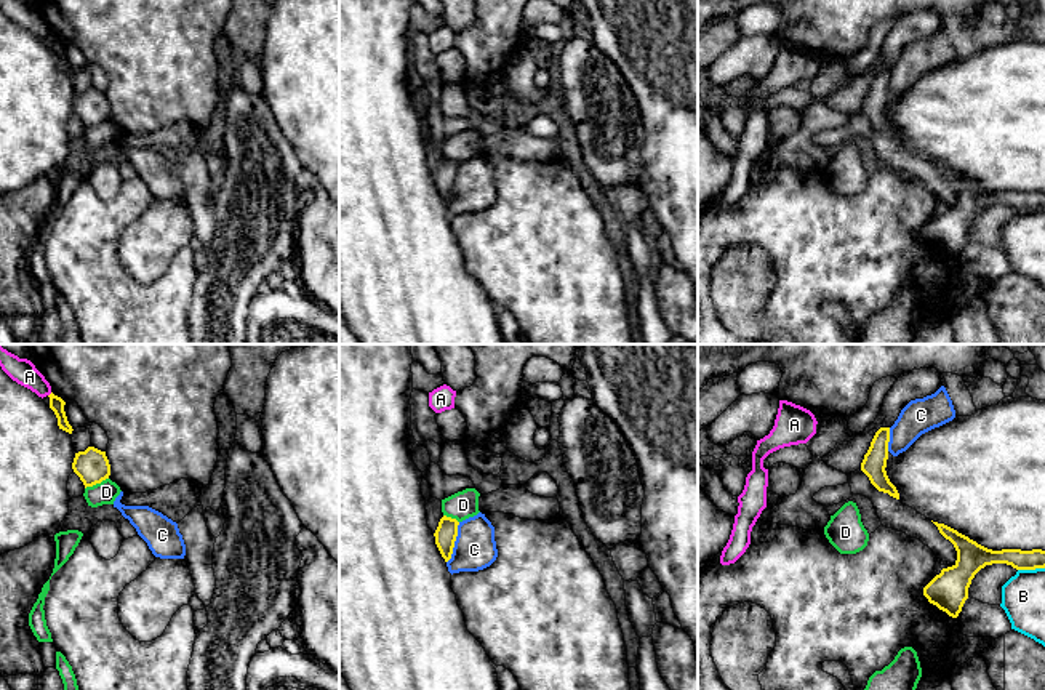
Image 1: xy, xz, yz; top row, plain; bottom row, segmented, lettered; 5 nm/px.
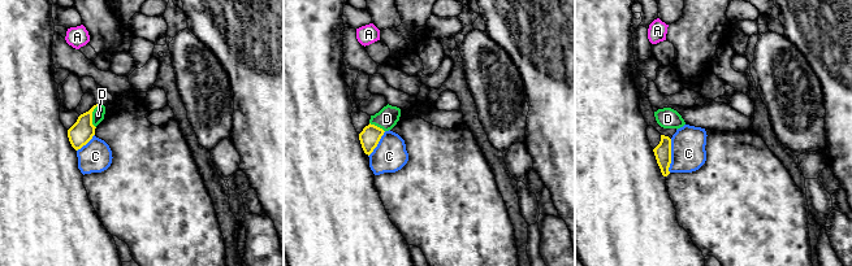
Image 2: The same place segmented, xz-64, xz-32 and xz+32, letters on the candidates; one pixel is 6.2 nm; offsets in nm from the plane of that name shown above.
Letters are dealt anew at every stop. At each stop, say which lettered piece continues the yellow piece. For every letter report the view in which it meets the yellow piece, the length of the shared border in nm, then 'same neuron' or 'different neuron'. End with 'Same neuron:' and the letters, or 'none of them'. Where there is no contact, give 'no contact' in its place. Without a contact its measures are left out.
A: xy | 30 nm | different neuron
B: yz | 140 nm | different neuron
C: xz | 220 nm | different neuron
D: xy | 130 nm | different neuron
Same neuron: none of them

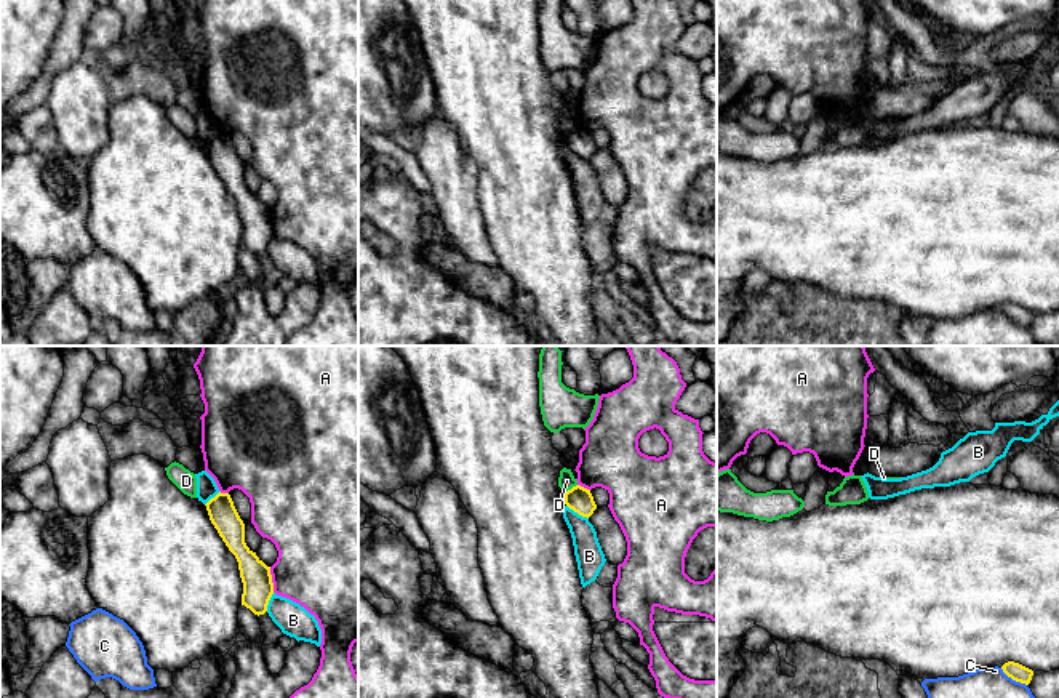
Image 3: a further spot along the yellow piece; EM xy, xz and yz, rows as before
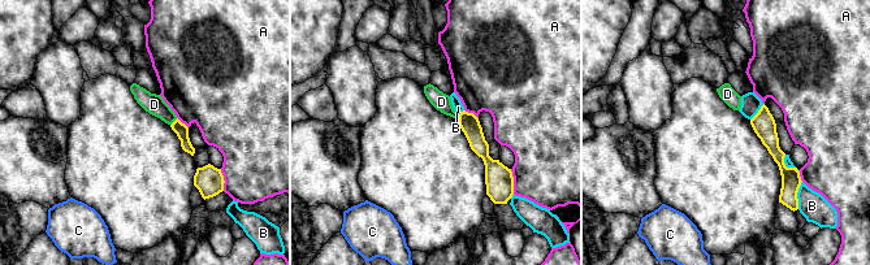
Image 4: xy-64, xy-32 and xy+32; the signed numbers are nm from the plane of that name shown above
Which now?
A: xy | 130 nm | different neuron
B: xz | 130 nm | different neuron
C: yz | 160 nm | different neuron
D: xz | 80 nm | different neuron
Same neuron: none of them

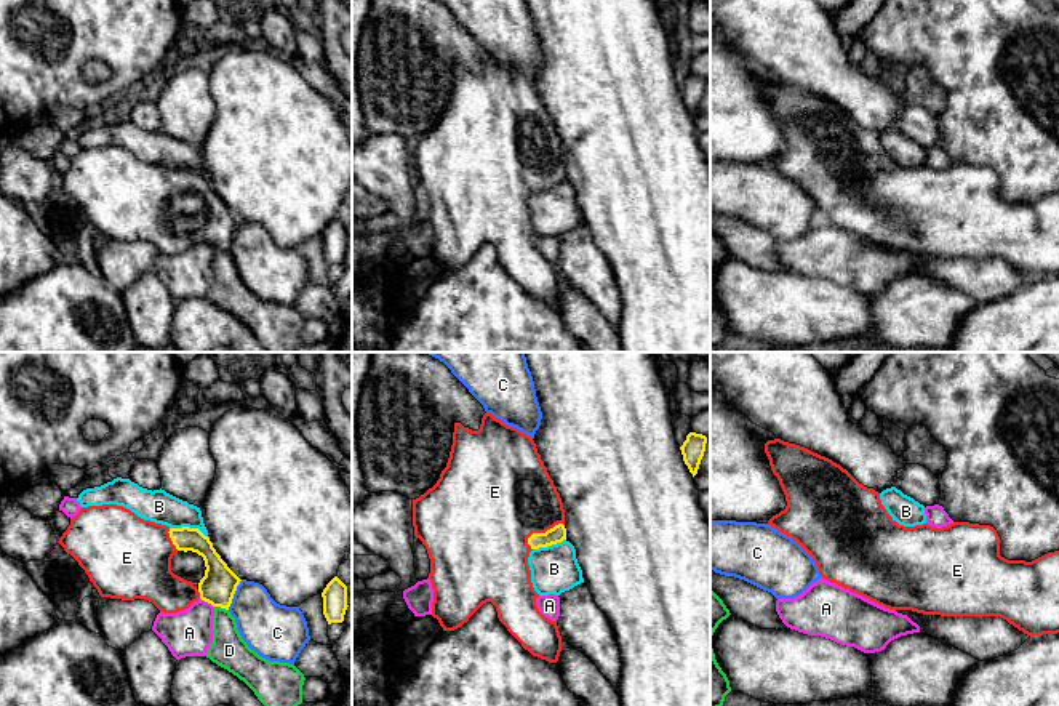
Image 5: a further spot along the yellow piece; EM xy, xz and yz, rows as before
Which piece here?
A: xy | 90 nm | different neuron
B: xy | 200 nm | different neuron
C: xy | 170 nm | different neuron
D: xy | 80 nm | different neuron
E: xz | 220 nm | same neuron
Same neuron: E

